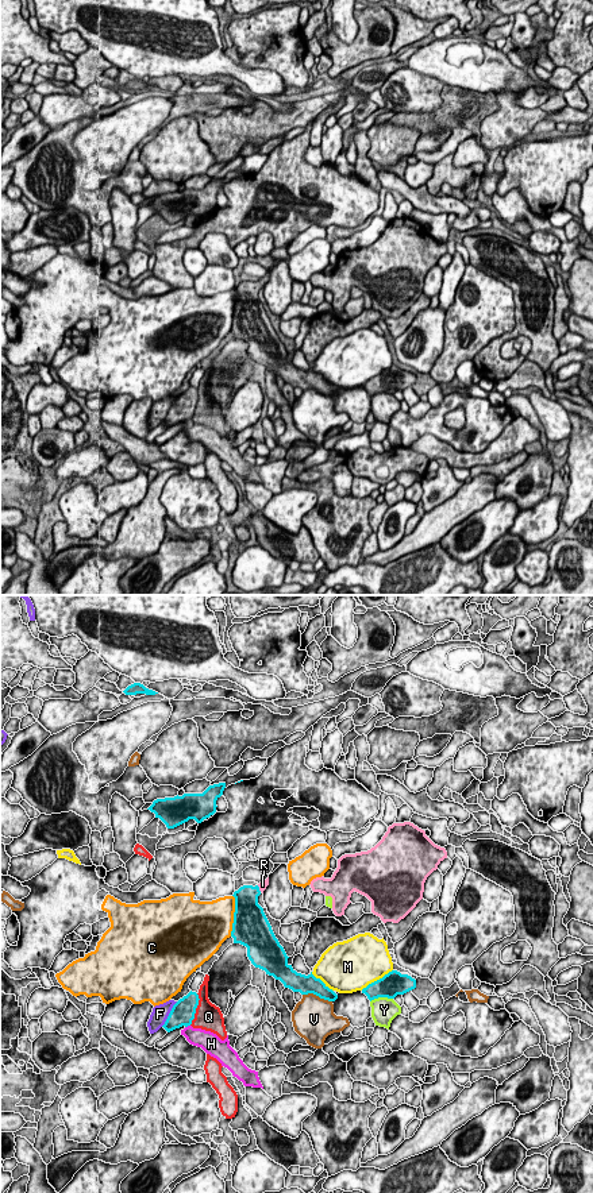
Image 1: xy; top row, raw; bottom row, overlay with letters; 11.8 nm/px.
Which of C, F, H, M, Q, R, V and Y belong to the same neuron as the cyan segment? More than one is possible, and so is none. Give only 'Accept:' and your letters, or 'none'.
Accept: R

